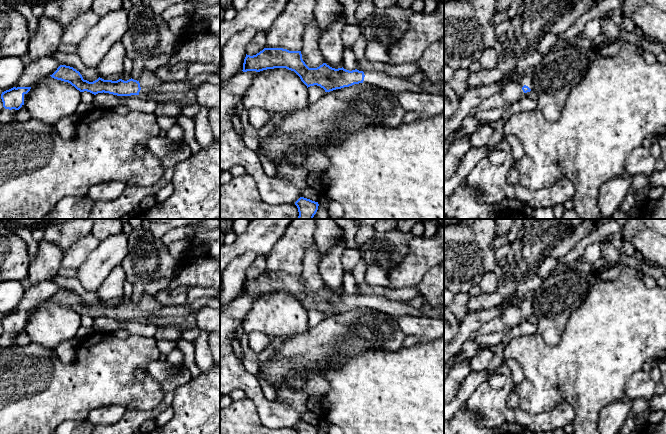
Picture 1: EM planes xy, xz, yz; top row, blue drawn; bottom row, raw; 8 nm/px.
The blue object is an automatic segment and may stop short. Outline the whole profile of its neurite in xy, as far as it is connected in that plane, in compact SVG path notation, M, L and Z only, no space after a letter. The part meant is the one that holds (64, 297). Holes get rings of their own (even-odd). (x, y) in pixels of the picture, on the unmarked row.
M60 289L57 294L50 299L52 302L70 307L80 316L90 316L94 319L98 317L109 317L117 320L140 319L144 315L162 309L154 295L143 294L137 304L130 302L127 305L119 303L117 305L104 304L98 302L93 306L84 304L79 295L73 291Z

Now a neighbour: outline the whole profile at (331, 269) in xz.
M344 235L319 262L319 273L324 281L324 287L335 293L343 291L342 281L345 270L341 262L341 256L345 248L346 239Z

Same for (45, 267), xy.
M42 239L36 259L30 263L26 285L35 285L42 281L51 281L58 275L64 251L56 245Z

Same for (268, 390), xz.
M259 370L259 372L256 374L256 377L261 386L264 396L270 401L277 401L278 398L276 395L276 390L274 389L270 381L266 378L266 376Z

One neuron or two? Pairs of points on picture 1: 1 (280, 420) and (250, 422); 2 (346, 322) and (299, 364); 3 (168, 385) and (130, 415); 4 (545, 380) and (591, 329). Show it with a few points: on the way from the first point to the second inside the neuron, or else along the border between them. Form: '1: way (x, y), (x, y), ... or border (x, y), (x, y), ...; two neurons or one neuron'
1: border (251, 399), (262, 423); two neurons
2: way (334, 334), (321, 347), (311, 352); one neuron
3: way (168, 398), (155, 412), (143, 415); one neuron
4: way (558, 367), (583, 342); one neuron

